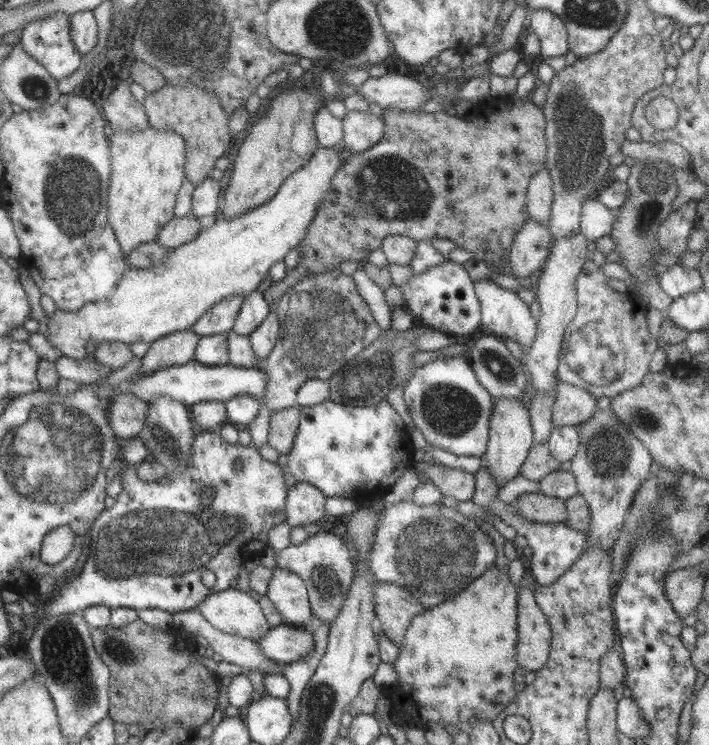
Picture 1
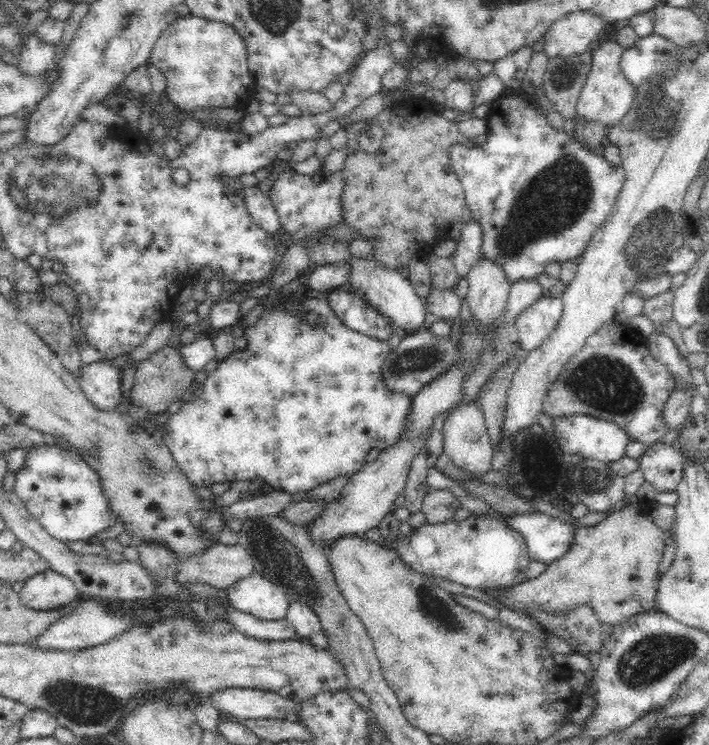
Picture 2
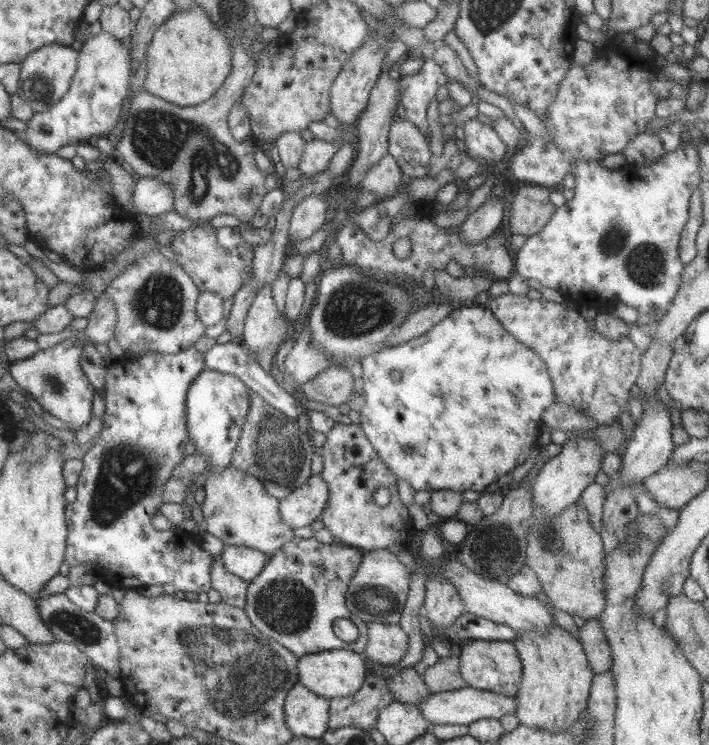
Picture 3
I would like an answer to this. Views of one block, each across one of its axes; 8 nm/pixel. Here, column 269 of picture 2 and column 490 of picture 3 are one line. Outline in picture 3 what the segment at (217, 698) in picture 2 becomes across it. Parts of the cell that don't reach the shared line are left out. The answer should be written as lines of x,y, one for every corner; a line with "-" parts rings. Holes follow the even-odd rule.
468,685
453,691
431,693
426,700
420,700
417,707
430,723
468,726
478,719
500,720
506,714
515,714
518,708
518,697
480,690

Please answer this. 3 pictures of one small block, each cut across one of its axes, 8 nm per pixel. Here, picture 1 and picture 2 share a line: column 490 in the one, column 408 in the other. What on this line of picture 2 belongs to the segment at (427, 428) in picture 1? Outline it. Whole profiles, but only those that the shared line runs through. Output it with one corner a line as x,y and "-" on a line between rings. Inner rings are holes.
323,295
316,298
311,297
300,302
294,310
282,310
279,307
265,309
261,317
253,325
246,327
245,337
240,347
237,347
228,358
218,362
216,371
208,373
208,379
204,382
200,396
183,404
176,414
170,414
169,420
164,425
164,442
170,449
173,459
179,468
186,474
192,485
196,487
211,487
216,483
231,482
240,480
260,480
264,484
272,485
274,491
284,490
288,493
309,491
328,482
338,476
352,476
362,468
366,455
370,449
376,448
379,451
387,446
392,446
399,436
405,431
405,424
408,422
408,414
412,408
412,394
403,392
392,392
384,387
384,379
380,368
386,360
386,356
392,351
388,342
358,333
348,328
338,315
327,304
-
301,312
312,312
316,318
320,318
320,325
311,326
301,318

